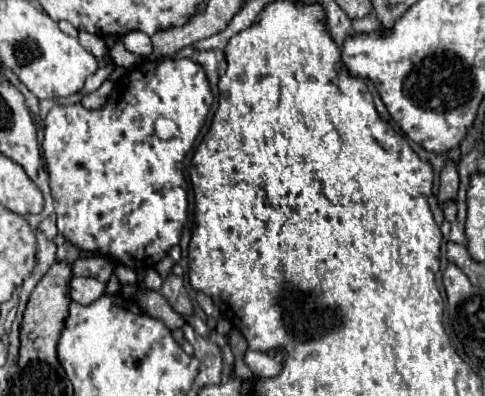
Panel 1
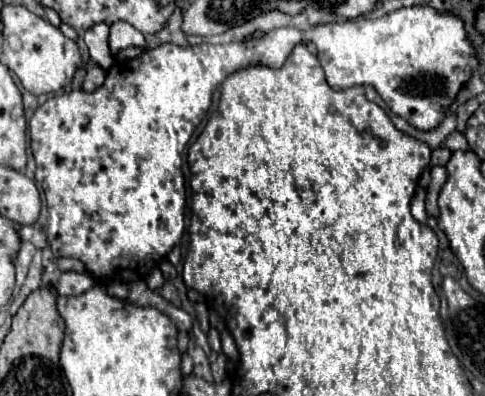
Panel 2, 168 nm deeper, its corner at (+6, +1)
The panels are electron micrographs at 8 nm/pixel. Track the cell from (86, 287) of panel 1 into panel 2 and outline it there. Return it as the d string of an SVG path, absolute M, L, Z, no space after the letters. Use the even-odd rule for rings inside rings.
M62 272L56 290L58 290L60 296L76 296L76 294L82 294L82 292L90 290L92 286L94 286L94 280L88 274Z

